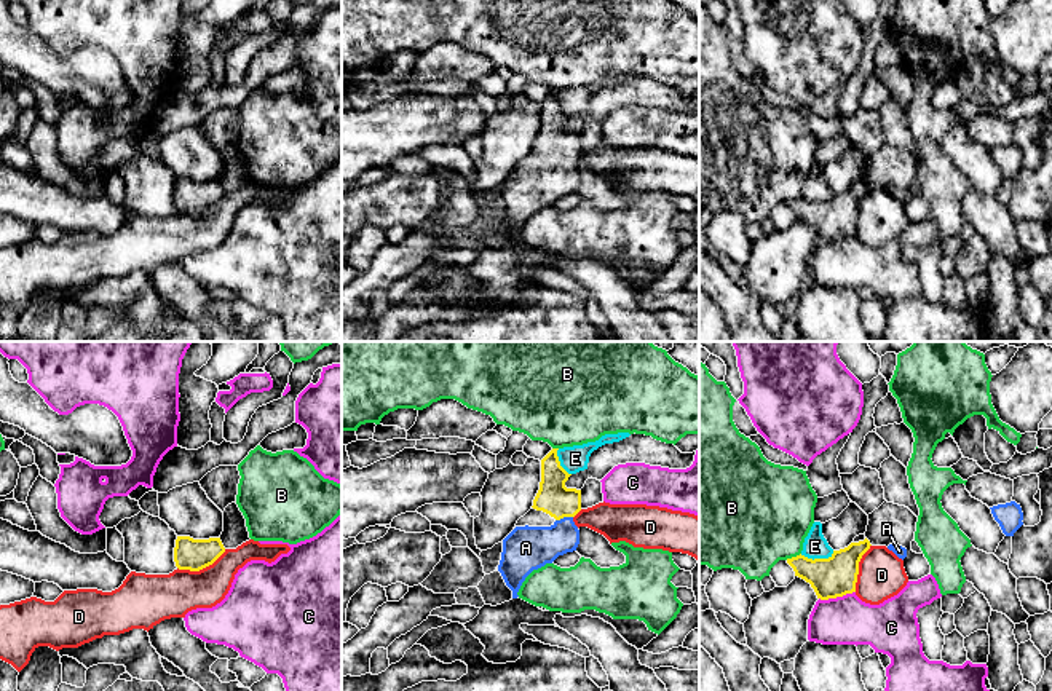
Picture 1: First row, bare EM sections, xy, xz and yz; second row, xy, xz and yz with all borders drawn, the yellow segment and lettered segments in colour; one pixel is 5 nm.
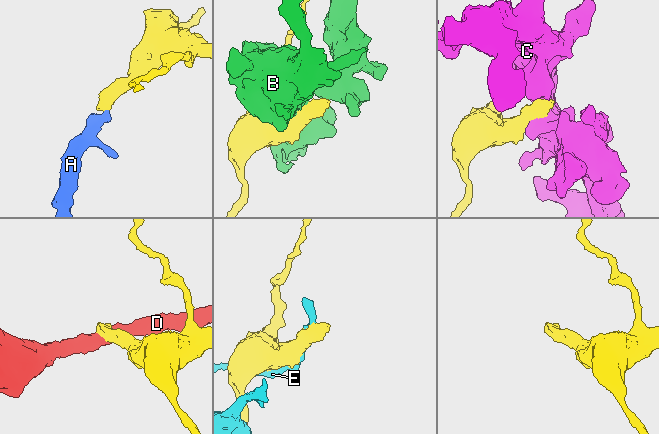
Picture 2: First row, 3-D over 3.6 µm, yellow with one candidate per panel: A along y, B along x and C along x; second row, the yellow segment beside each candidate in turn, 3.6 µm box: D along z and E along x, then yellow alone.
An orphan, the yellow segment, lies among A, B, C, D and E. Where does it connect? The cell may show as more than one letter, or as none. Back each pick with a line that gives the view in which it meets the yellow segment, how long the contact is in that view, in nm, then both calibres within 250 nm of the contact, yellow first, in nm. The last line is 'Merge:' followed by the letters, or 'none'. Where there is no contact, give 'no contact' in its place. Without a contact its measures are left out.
A: xz | 90 nm | 170/220 nm
Merge: A

